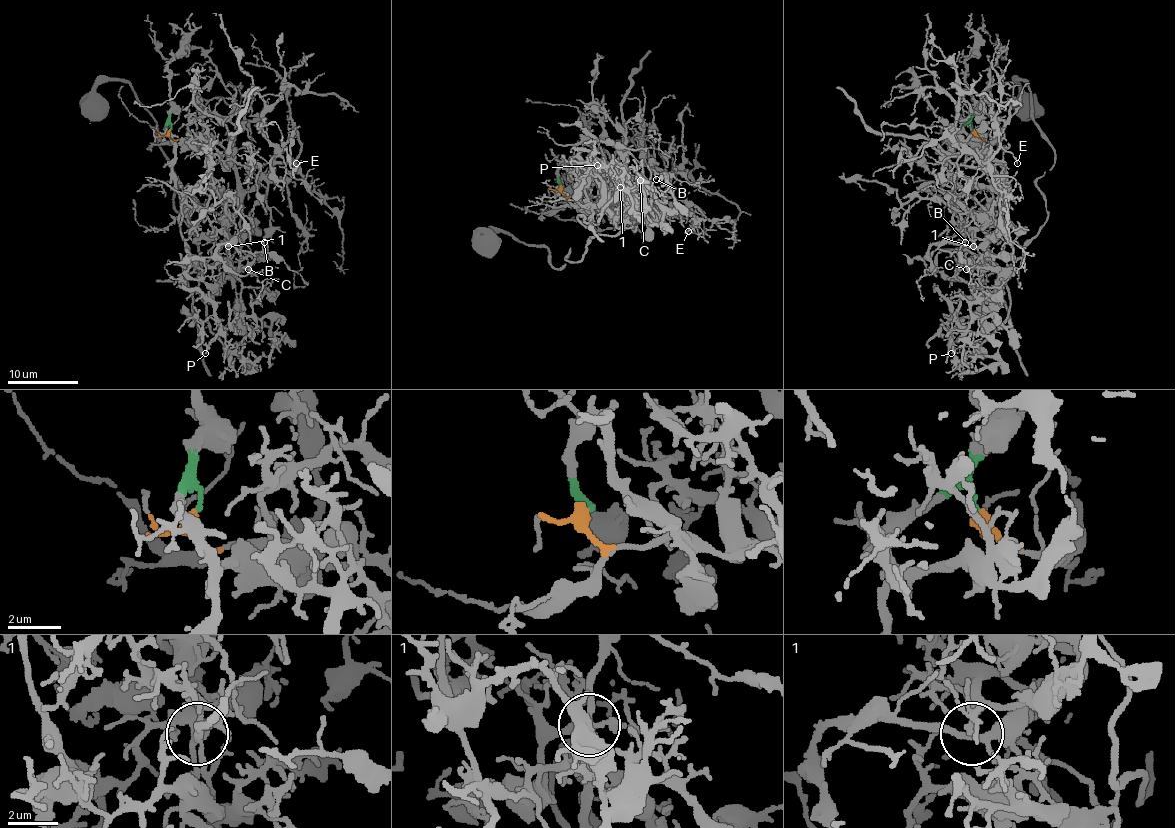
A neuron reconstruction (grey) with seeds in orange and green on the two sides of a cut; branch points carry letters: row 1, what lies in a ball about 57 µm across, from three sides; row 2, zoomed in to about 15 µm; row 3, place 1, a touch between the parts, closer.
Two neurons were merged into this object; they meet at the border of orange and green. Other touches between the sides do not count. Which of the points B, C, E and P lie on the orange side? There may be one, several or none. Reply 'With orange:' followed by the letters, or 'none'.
With orange: B, E

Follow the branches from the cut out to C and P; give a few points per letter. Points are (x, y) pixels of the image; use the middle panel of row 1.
C: (561, 186), (558, 170), (567, 161), (572, 179), (583, 184), (606, 170), (629, 202), (639, 181)
P: (561, 186), (567, 161), (583, 184), (593, 172), (606, 197), (597, 170), (611, 168), (597, 165)

